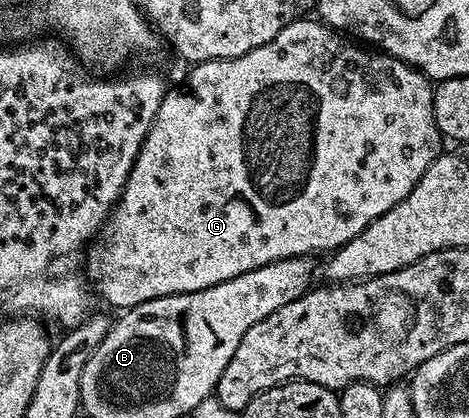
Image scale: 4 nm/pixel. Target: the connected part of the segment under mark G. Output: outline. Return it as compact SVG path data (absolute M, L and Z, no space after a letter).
M302 19L283 27L283 31L279 31L271 43L263 43L263 47L255 47L241 57L194 64L185 82L178 89L170 88L166 92L163 103L159 103L151 131L131 167L125 190L113 206L103 232L88 246L83 261L84 272L100 300L102 297L107 304L114 305L117 311L124 311L151 299L203 291L227 279L235 279L235 275L255 271L264 265L274 265L288 257L328 254L355 239L355 235L379 219L379 215L391 211L391 207L407 199L415 183L423 179L427 167L435 163L435 159L443 152L443 138L435 123L434 86L430 78L390 53L374 51L354 43L348 36L330 29L320 19L309 20Z

